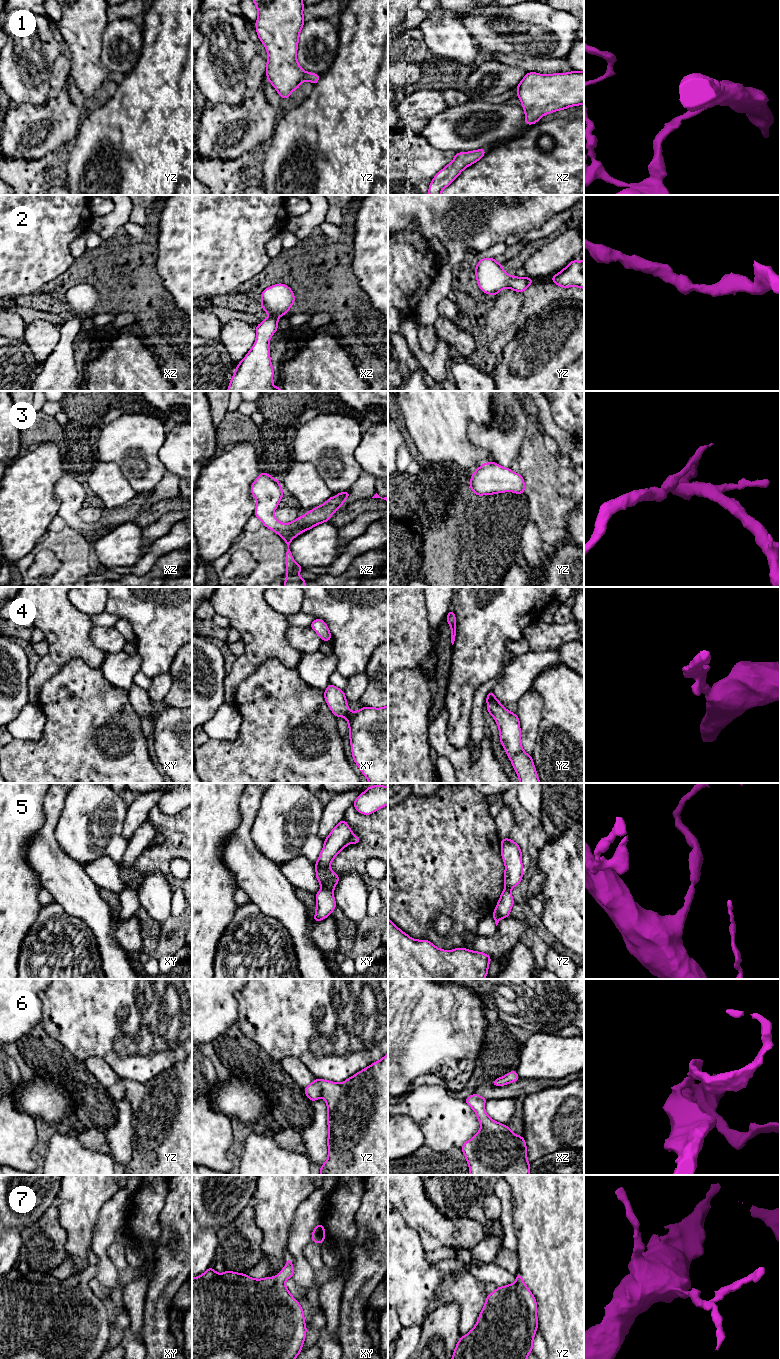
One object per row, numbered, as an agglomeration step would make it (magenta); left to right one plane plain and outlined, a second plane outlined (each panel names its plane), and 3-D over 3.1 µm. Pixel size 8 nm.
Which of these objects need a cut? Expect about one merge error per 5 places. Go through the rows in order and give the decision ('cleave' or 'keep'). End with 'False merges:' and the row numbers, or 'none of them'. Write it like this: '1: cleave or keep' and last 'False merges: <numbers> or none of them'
1: keep
2: keep
3: keep
4: keep
5: cleave
6: keep
7: keep
False merges: 5

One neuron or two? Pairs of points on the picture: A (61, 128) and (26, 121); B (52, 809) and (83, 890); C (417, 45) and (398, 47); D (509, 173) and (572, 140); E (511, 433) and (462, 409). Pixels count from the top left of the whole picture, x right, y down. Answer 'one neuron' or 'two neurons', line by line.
A: one neuron
B: one neuron
C: one neuron
D: one neuron
E: two neurons

